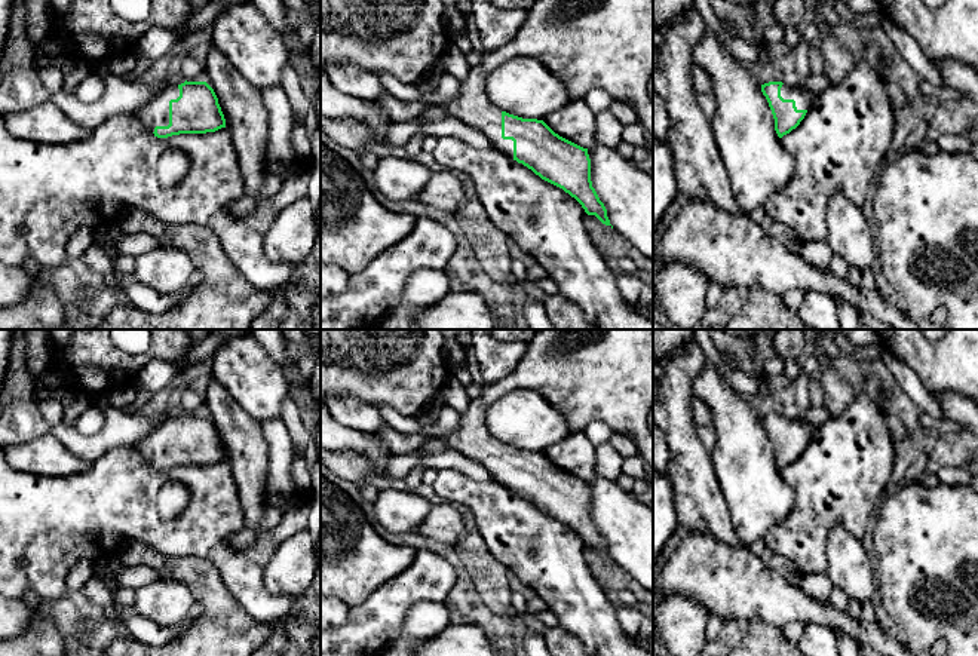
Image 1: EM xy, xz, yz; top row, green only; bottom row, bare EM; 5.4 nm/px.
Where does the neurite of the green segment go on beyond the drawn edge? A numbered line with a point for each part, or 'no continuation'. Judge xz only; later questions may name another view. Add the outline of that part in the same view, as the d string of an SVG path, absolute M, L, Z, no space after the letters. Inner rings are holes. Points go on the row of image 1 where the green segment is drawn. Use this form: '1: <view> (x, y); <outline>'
1: xz (586, 43); M536 0L528 9L527 9L527 18L519 28L519 31L515 34L515 37L505 46L500 46L497 49L493 49L490 52L484 52L482 59L478 65L472 67L469 71L469 76L462 80L462 88L459 92L459 96L454 101L445 102L445 104L436 104L442 107L448 116L453 119L475 128L481 131L491 142L493 147L499 151L508 154L513 159L513 141L512 140L503 140L502 138L502 110L496 105L493 105L487 96L485 83L488 76L503 62L509 61L515 56L528 56L533 59L537 59L539 62L543 62L564 85L568 94L570 101L579 101L583 99L583 96L591 89L603 89L608 94L611 94L616 99L629 102L635 105L637 114L640 117L640 123L644 126L647 132L653 135L653 101L650 99L647 94L647 83L650 77L653 76L653 0Z

